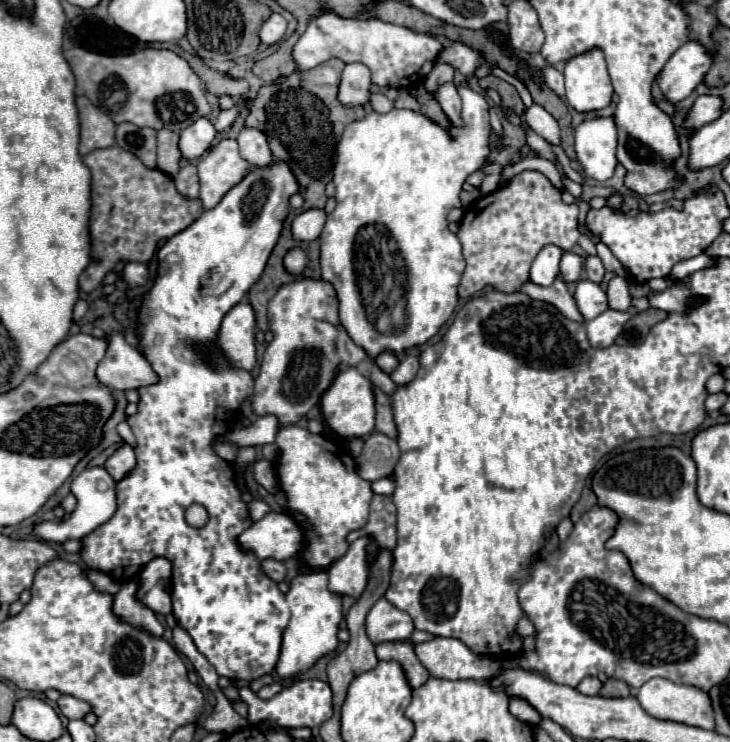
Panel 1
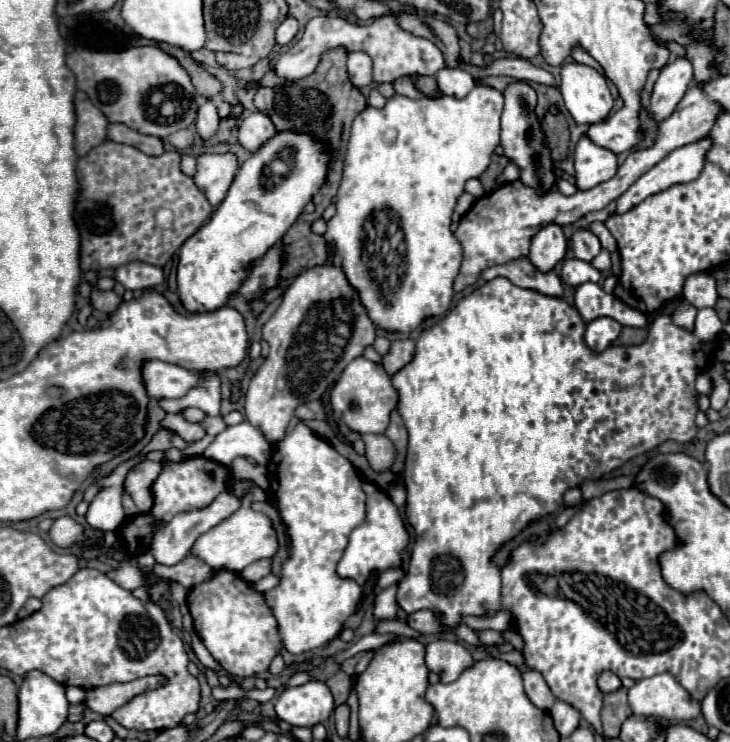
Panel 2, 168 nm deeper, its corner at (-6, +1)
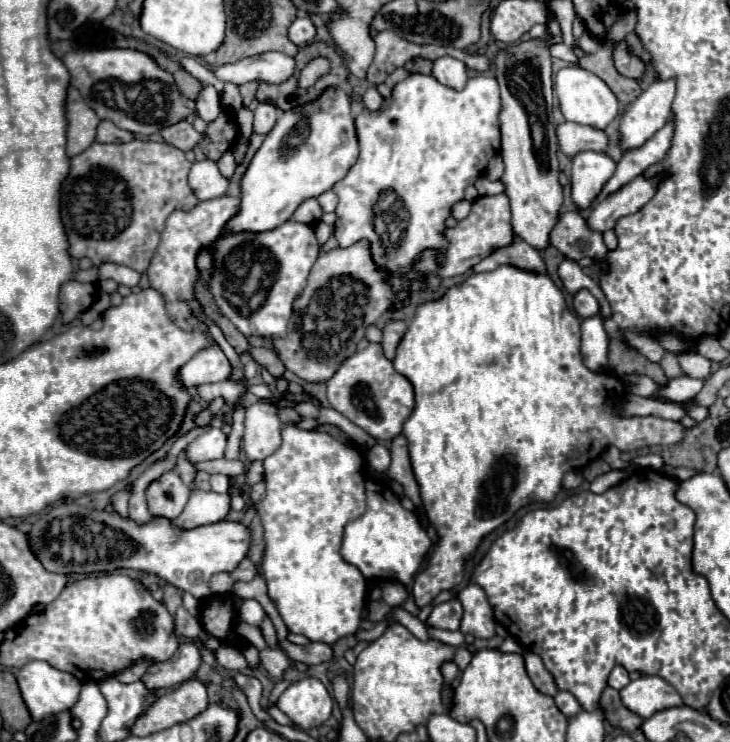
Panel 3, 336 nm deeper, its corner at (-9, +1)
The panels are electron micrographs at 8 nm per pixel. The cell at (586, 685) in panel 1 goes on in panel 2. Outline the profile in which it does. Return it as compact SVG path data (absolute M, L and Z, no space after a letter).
M602 672L600 678L598 678L598 686L600 686L602 692L614 692L622 686L622 682L614 672Z

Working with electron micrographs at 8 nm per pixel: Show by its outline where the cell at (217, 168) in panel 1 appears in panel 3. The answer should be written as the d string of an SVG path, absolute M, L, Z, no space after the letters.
M205 158L201 162L193 162L193 168L189 172L189 186L199 200L213 200L227 192L229 180L219 172L213 160Z

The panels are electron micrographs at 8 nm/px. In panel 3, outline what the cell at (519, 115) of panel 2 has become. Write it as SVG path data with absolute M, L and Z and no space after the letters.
M551 24L547 28L547 42L541 40L529 40L519 42L513 46L507 46L499 52L495 64L495 76L501 86L501 156L505 162L505 194L511 200L511 212L513 212L513 228L515 234L521 236L527 244L531 244L535 250L545 250L551 246L549 236L559 220L559 208L563 204L563 188L559 184L559 160L557 160L557 136L553 126L553 96L551 96L551 54L549 44L561 42L561 28L559 24Z

